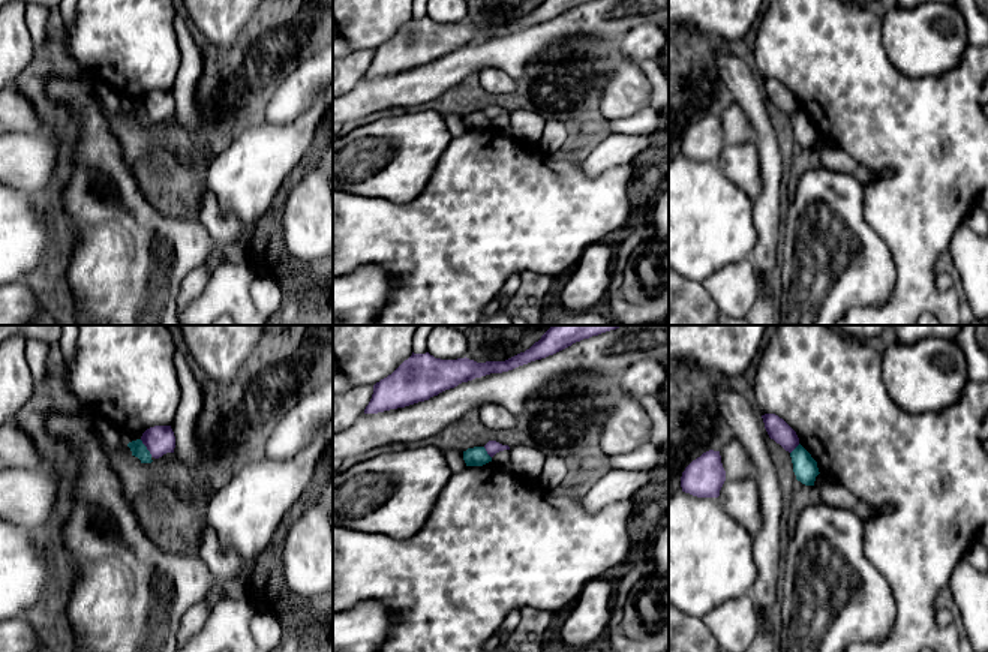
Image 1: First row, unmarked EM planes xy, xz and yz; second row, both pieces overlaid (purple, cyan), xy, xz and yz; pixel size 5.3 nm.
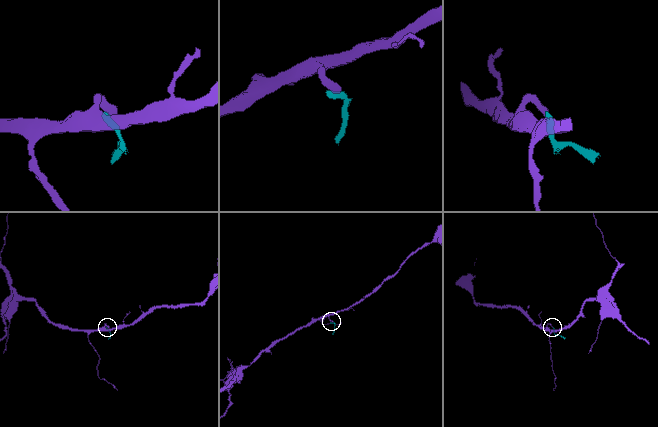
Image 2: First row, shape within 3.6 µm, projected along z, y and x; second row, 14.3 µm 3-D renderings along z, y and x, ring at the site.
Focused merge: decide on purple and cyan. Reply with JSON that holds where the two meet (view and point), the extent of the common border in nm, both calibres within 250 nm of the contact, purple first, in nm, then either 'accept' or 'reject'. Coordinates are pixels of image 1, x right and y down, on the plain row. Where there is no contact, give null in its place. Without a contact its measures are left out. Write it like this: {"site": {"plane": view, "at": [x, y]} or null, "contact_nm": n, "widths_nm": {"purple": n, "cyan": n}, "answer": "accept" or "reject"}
{"site": {"plane": "xy", "at": [147, 113]}, "contact_nm": 120, "widths_nm": {"purple": 160, "cyan": 80}, "answer": "reject"}

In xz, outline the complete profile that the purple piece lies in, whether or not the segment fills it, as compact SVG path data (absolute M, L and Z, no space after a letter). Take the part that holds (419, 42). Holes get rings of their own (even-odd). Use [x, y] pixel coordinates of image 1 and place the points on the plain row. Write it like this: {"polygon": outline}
{"polygon": "M541 0L529 13L505 25L477 27L469 22L441 24L429 16L414 18L391 39L373 49L364 78L378 78L429 64L439 57L490 37L502 37L553 19L592 0Z"}

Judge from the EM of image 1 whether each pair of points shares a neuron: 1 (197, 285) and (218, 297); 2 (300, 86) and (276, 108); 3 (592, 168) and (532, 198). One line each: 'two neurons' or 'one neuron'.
1: two neurons
2: one neuron
3: two neurons

